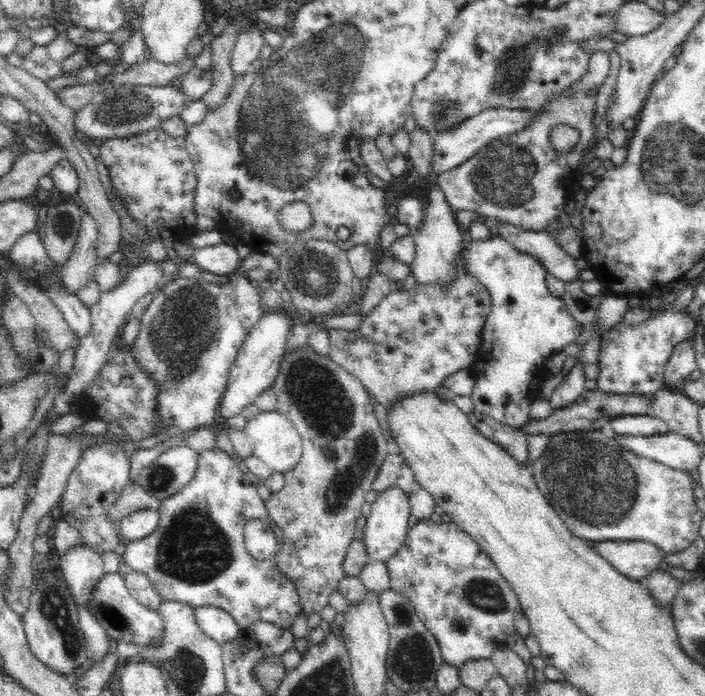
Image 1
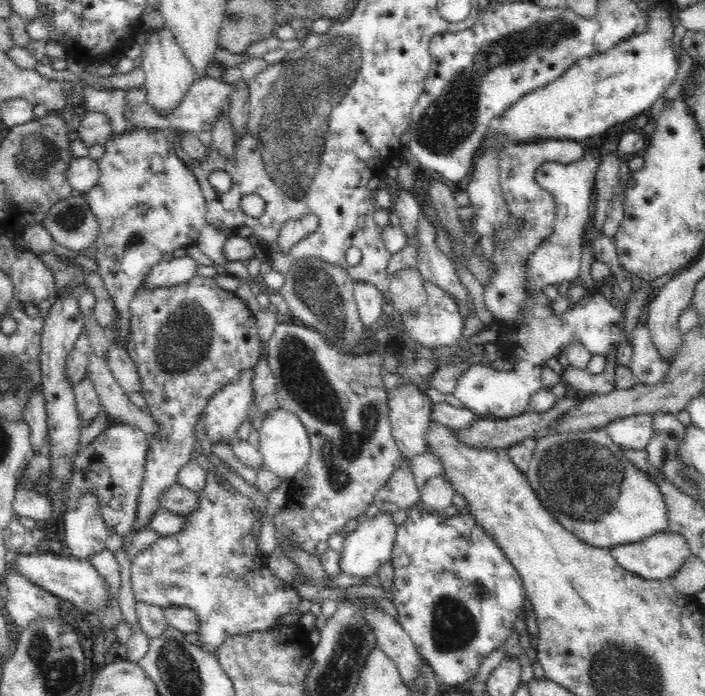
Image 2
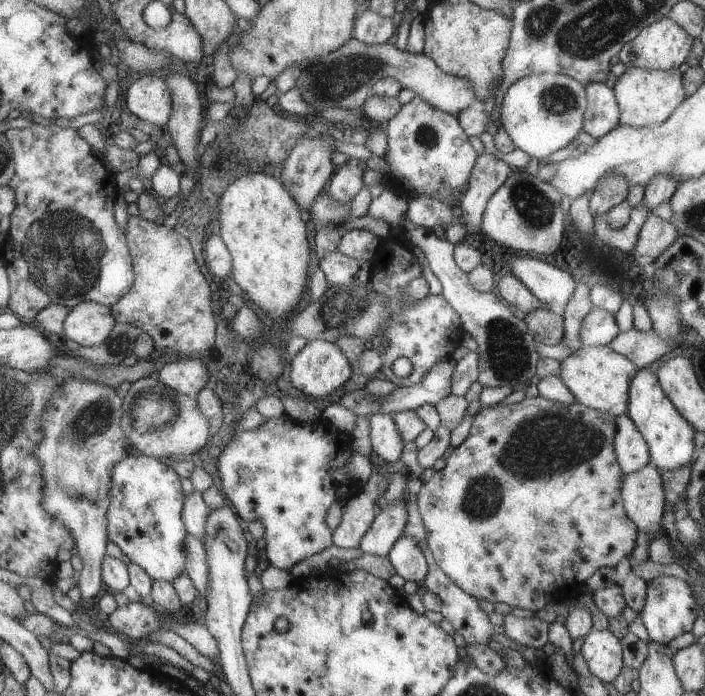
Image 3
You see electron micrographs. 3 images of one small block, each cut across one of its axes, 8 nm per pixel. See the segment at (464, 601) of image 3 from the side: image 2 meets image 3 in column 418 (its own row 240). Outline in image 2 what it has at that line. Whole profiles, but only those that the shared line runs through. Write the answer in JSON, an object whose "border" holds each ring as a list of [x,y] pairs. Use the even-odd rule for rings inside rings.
{"border":[[[546,139],[540,142],[508,145],[502,148],[498,160],[498,175],[502,194],[518,230],[512,240],[498,242],[493,246],[493,265],[495,272],[488,285],[484,287],[484,302],[496,318],[497,323],[504,326],[514,322],[520,312],[528,306],[530,291],[526,289],[526,265],[528,256],[532,254],[550,236],[554,226],[555,198],[552,193],[543,189],[534,179],[538,167],[545,162],[573,163],[582,156],[580,143],[574,140]]]}

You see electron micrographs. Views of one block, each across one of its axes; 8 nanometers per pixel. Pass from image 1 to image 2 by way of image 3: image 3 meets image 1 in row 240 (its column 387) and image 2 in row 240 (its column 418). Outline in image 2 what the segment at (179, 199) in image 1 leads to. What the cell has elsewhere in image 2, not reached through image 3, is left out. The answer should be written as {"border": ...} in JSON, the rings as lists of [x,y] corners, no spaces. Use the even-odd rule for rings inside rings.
{"border":[[[128,128],[124,134],[112,134],[104,143],[104,154],[98,161],[100,178],[94,188],[80,195],[90,205],[90,211],[98,219],[98,238],[96,247],[97,274],[102,277],[105,287],[111,296],[116,311],[114,328],[109,336],[120,345],[126,346],[130,334],[130,301],[134,298],[140,282],[151,268],[162,261],[164,252],[173,252],[179,247],[194,244],[201,228],[206,222],[206,201],[195,174],[177,155],[172,143],[179,142],[174,130],[158,131],[142,128]]]}

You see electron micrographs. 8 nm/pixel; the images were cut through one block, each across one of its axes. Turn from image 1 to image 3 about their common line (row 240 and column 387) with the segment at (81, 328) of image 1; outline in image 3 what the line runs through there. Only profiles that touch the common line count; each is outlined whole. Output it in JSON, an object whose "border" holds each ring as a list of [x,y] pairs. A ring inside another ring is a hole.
{"border":[[[370,9],[360,14],[355,18],[356,28],[354,28],[354,38],[361,40],[369,45],[381,45],[396,32],[392,17],[385,17],[381,14],[376,14]]]}

